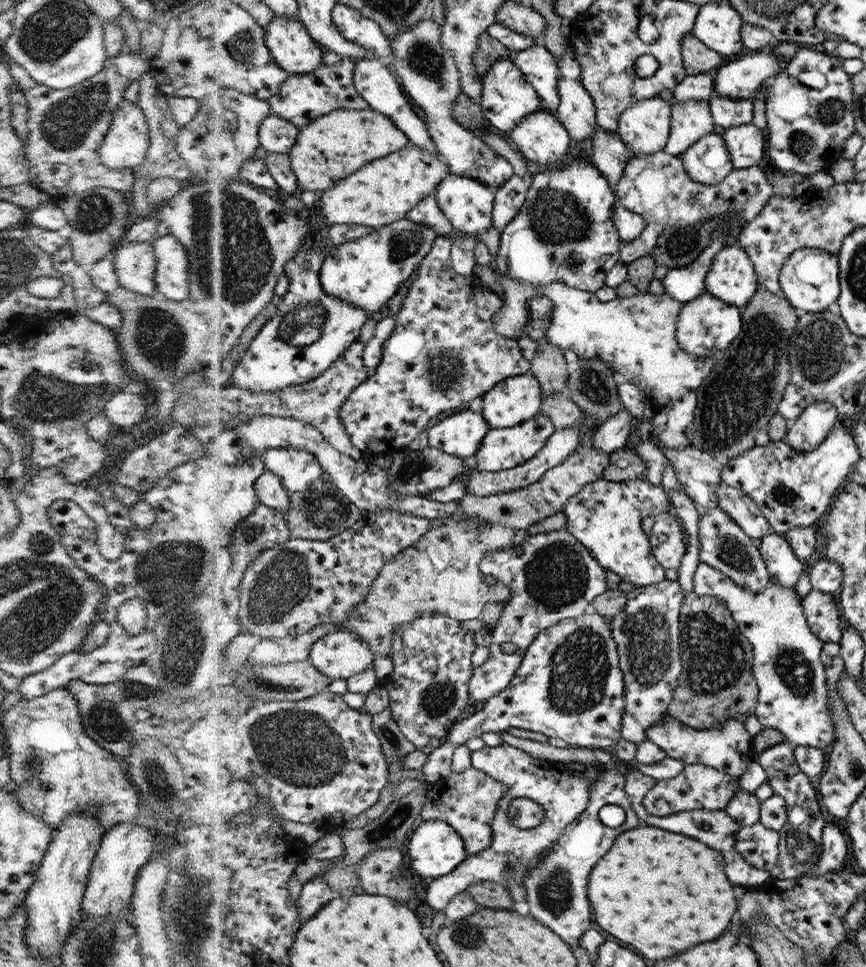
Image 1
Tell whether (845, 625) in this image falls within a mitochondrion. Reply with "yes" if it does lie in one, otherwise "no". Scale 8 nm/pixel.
no

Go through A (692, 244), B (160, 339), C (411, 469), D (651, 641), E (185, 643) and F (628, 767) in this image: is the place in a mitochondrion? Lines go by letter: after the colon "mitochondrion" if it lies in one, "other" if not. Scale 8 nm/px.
A: other
B: mitochondrion
C: mitochondrion
D: mitochondrion
E: mitochondrion
F: other

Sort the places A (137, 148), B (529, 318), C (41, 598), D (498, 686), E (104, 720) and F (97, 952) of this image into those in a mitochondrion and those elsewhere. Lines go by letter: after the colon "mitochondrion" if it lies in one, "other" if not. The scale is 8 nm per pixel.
A: other
B: other
C: mitochondrion
D: other
E: mitochondrion
F: mitochondrion

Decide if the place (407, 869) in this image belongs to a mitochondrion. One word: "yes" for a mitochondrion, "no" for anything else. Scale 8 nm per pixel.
no

